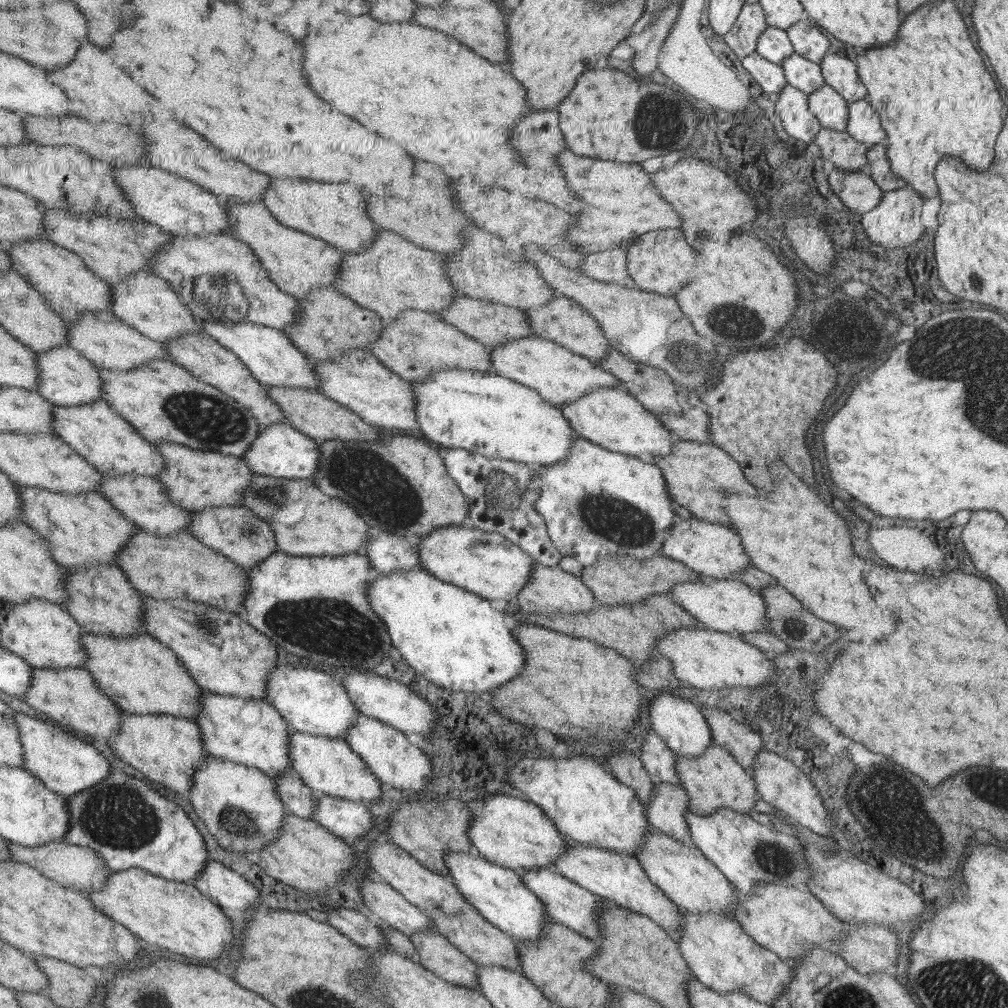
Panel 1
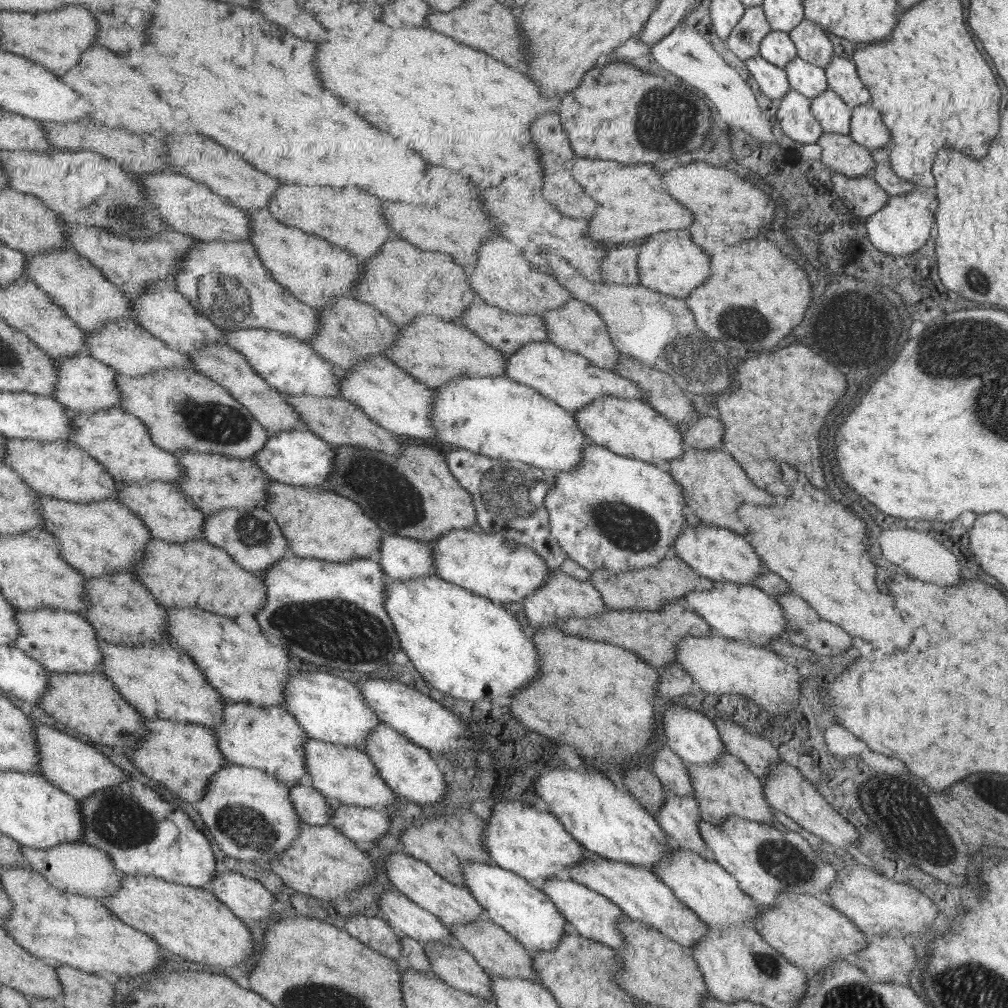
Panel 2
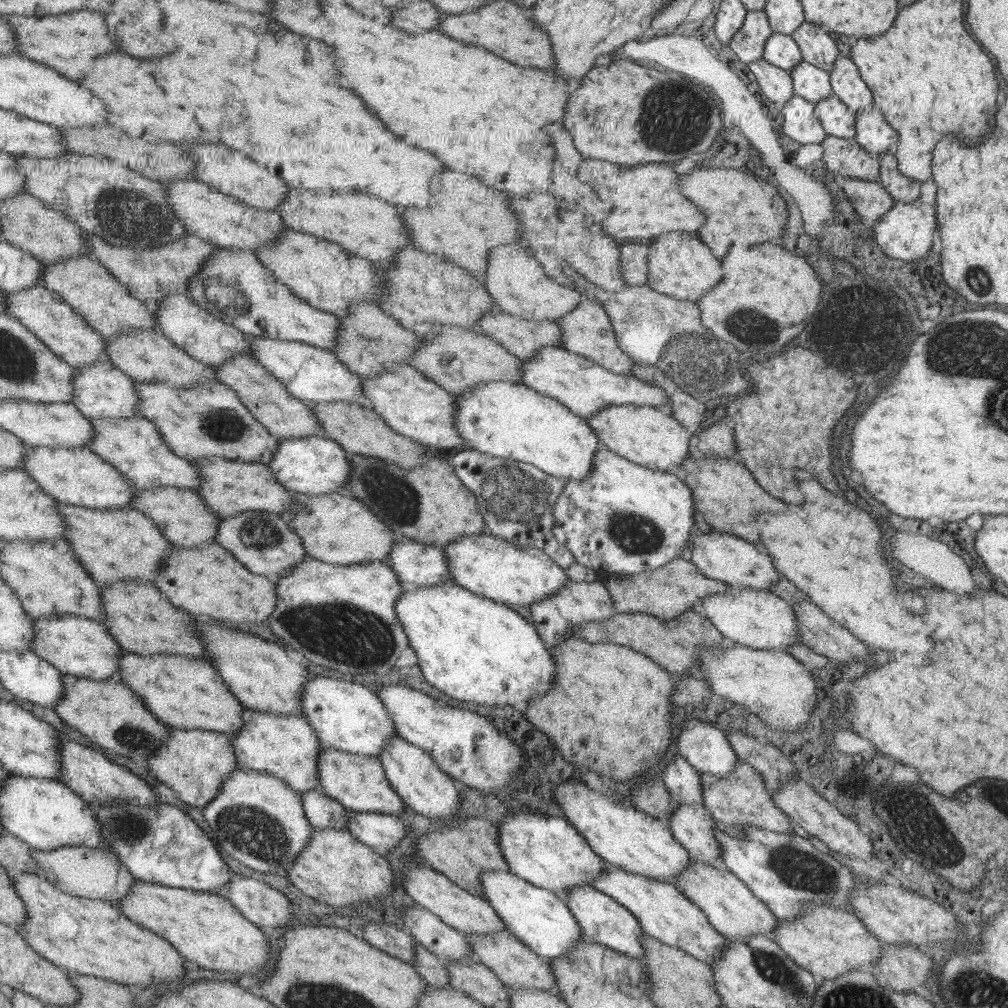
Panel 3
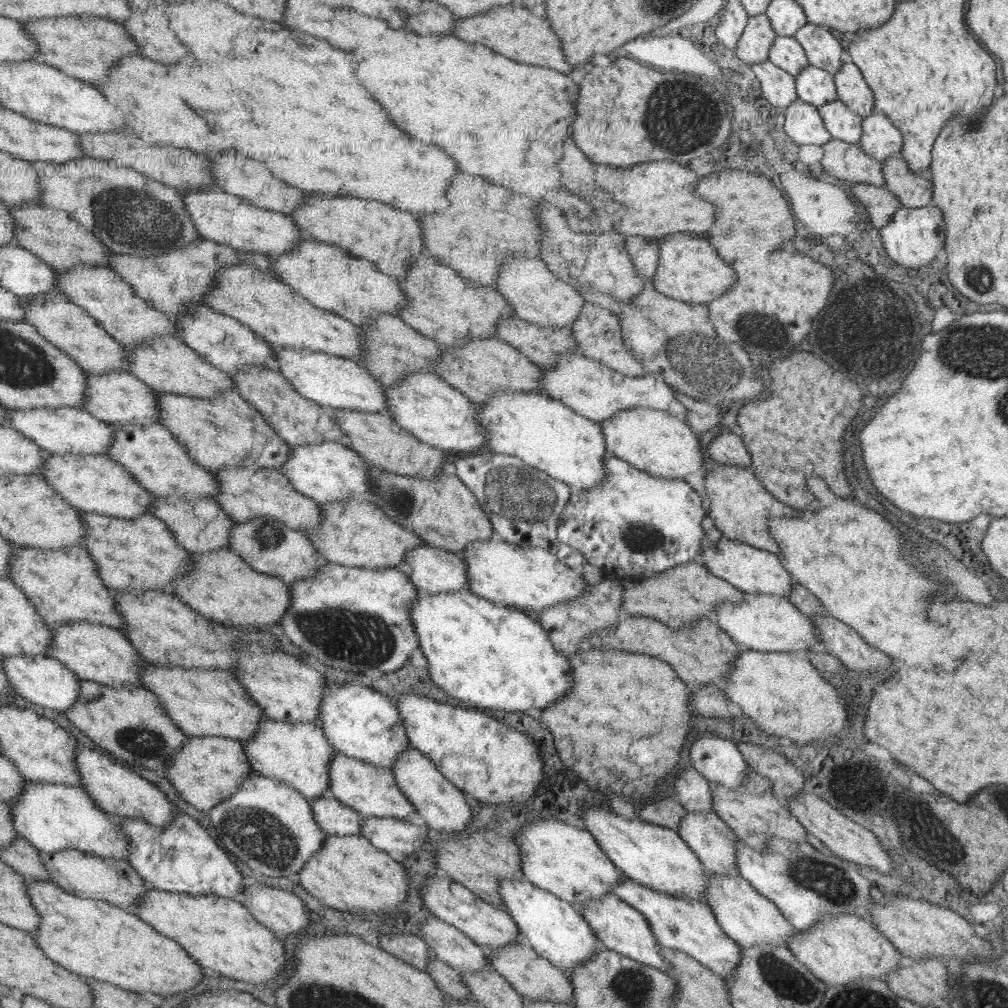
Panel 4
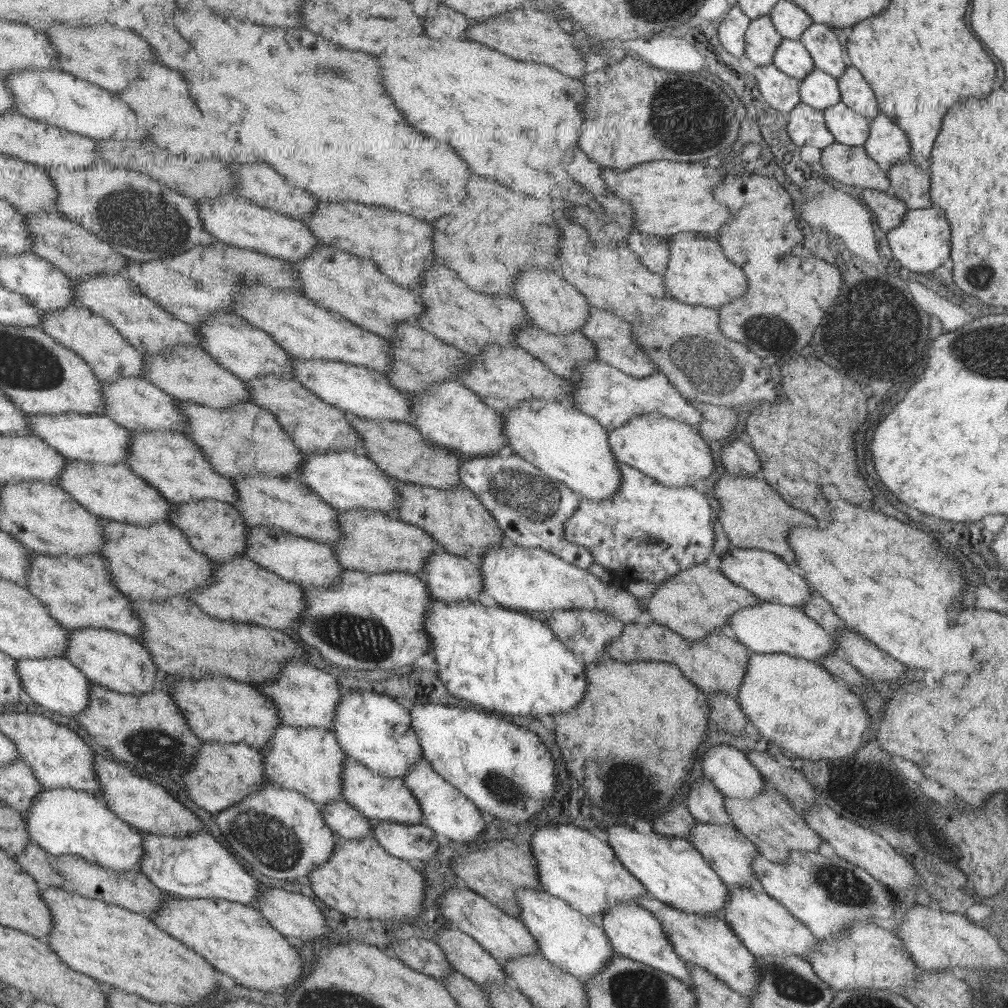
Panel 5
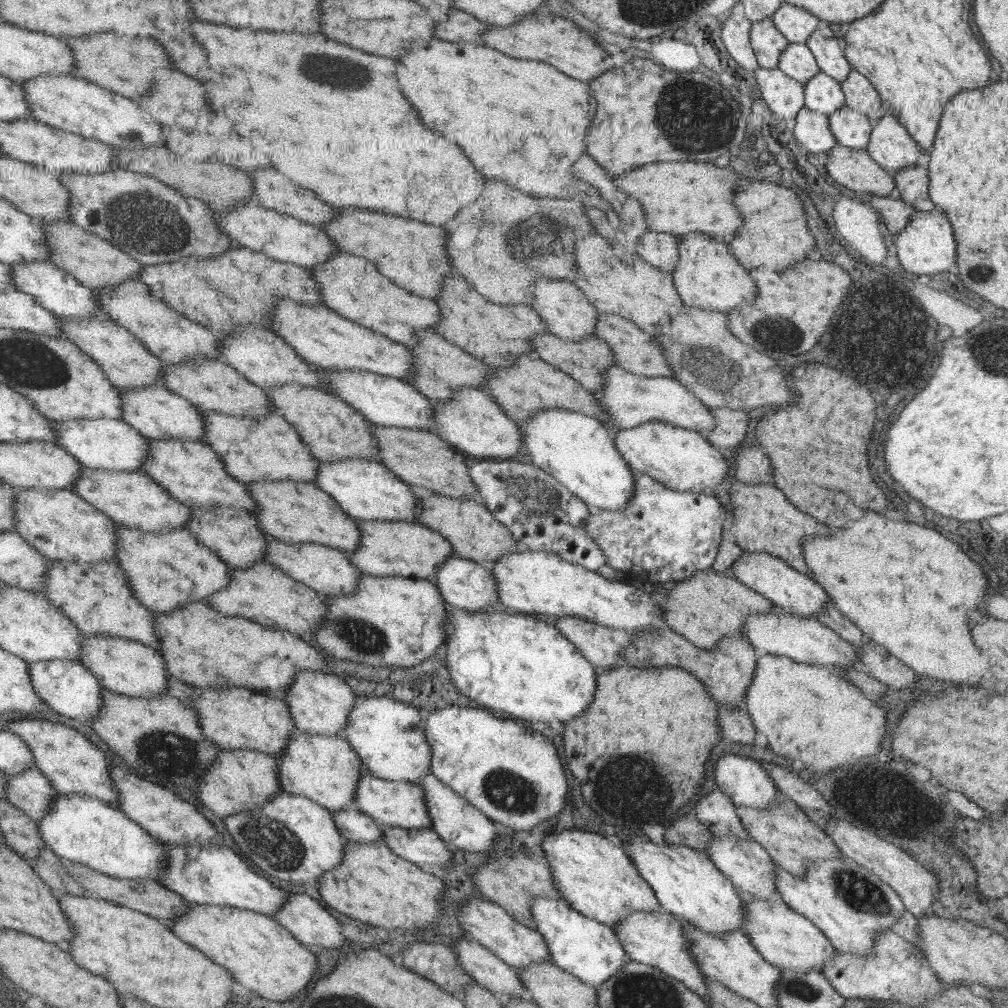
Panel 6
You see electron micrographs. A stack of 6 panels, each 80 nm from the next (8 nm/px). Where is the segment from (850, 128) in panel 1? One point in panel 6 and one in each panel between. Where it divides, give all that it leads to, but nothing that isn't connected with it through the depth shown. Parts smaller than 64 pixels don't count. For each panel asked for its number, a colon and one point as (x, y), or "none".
2: (865, 127)
3: (872, 133)
4: (879, 139)
5: (886, 143)
6: (889, 145)

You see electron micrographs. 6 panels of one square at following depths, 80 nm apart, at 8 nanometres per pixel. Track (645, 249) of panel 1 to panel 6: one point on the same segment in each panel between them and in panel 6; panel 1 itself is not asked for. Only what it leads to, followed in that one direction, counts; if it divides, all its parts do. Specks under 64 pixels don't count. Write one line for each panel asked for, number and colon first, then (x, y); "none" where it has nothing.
2: (667, 263)
3: (679, 265)
4: (689, 269)
5: (699, 275)
6: (708, 276)

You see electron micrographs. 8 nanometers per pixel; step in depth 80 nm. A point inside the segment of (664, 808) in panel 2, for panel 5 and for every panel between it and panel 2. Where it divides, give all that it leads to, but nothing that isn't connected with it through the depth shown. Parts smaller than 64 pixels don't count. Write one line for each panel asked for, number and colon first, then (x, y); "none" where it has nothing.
3: (692, 825)
4: (714, 843)
5: (729, 853)

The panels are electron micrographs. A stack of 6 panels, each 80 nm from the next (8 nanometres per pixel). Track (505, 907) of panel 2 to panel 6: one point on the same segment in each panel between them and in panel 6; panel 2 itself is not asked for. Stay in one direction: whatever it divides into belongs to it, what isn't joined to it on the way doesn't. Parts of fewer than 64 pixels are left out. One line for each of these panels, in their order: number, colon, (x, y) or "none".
3: (541, 920)
4: (554, 928)
5: (577, 944)
6: (587, 949)

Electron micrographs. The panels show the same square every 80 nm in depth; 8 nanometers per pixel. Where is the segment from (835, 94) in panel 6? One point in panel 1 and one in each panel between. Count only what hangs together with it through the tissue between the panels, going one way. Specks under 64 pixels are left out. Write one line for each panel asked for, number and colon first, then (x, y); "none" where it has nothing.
1: (799, 73)
2: (803, 77)
3: (809, 82)
4: (814, 86)
5: (818, 90)

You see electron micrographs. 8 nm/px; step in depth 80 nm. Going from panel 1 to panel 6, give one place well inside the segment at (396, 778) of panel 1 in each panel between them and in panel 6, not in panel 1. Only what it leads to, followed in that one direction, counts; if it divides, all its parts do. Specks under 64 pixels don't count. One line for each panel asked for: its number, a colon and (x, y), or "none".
2: (410, 771)
3: (429, 790)
4: (442, 806)
5: (446, 811)
6: (458, 823)

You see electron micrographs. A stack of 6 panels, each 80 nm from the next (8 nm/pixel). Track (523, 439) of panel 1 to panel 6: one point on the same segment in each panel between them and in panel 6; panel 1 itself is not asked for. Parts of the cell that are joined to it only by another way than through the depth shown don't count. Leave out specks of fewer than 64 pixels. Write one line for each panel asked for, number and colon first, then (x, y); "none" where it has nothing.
2: (496, 416)
3: (499, 418)
4: (538, 429)
5: (572, 447)
6: (579, 451)

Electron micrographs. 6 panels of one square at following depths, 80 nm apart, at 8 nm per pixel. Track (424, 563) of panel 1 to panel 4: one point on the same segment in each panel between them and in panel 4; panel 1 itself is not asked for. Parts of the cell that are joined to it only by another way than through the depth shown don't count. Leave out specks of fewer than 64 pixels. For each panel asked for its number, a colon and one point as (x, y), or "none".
2: (487, 564)
3: (495, 568)
4: (532, 578)

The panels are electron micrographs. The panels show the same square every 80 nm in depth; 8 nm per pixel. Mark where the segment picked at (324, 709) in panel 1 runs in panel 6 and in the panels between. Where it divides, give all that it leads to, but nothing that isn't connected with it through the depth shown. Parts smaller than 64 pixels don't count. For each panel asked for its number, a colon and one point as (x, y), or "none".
2: (332, 710)
3: (349, 717)
4: (358, 721)
5: (371, 728)
6: (384, 733)

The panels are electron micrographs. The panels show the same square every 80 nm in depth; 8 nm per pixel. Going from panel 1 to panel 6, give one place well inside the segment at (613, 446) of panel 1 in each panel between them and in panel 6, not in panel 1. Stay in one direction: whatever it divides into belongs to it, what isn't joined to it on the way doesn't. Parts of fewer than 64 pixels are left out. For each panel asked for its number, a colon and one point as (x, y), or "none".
2: (629, 427)
3: (648, 436)
4: (654, 441)
5: (666, 449)
6: (686, 461)

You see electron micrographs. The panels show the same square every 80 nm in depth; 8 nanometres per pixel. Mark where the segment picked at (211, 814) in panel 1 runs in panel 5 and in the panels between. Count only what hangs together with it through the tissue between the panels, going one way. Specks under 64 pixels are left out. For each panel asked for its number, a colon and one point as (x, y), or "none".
2: (250, 814)
3: (259, 821)
4: (269, 826)
5: (278, 832)

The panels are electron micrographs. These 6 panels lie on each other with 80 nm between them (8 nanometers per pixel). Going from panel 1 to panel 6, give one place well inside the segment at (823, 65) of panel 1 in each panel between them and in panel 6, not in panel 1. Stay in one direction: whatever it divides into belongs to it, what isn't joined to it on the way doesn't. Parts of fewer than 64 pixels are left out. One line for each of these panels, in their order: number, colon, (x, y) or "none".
2: (840, 74)
3: (846, 84)
4: (851, 90)
5: (855, 93)
6: (859, 93)

